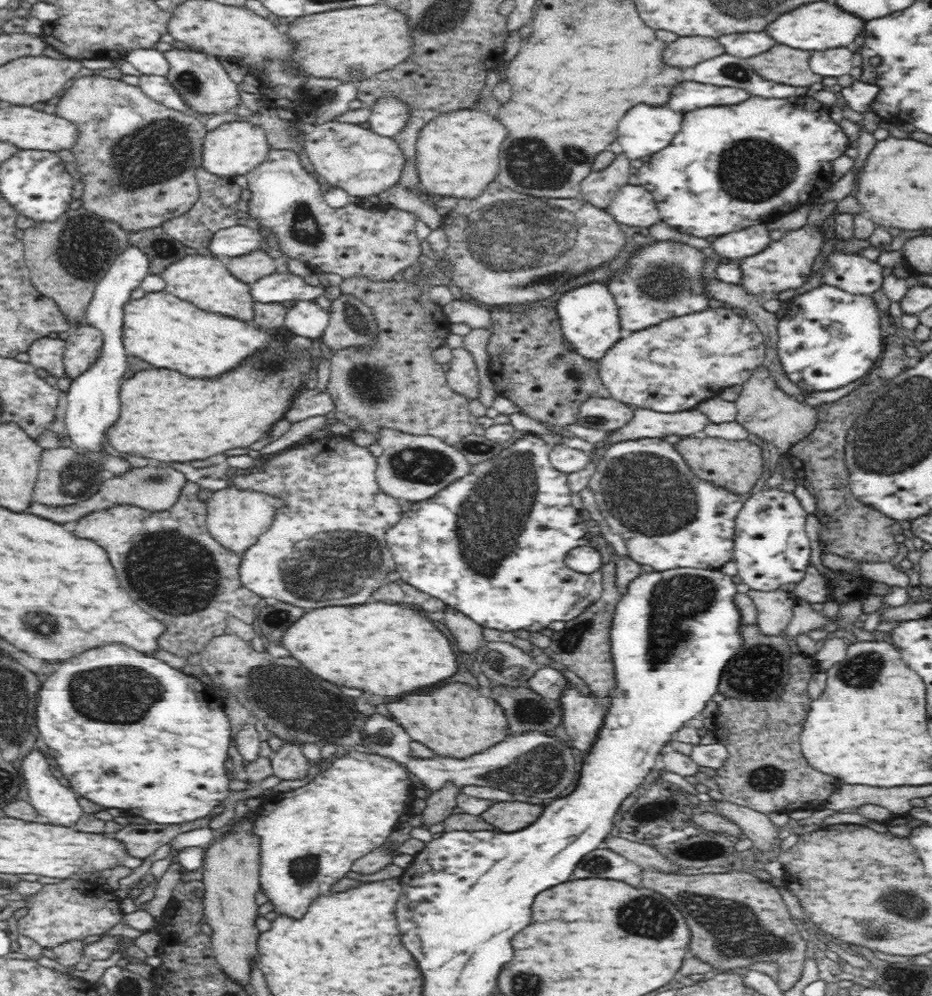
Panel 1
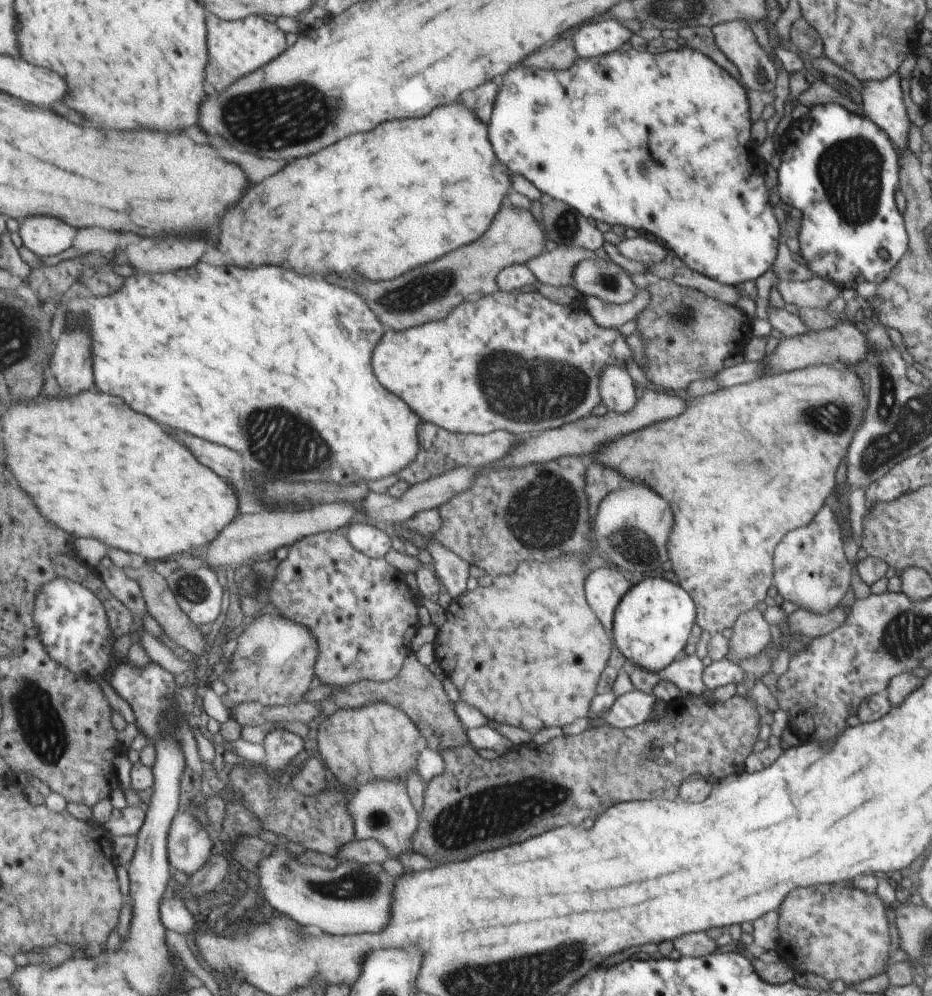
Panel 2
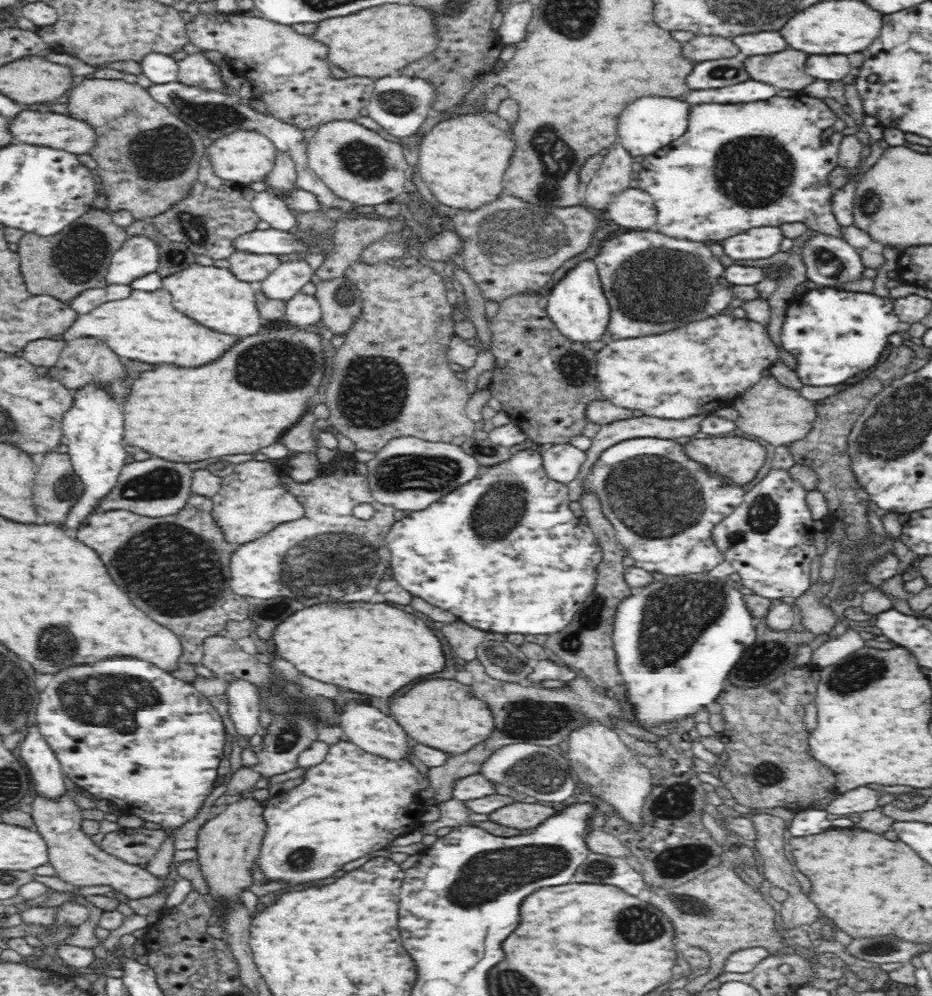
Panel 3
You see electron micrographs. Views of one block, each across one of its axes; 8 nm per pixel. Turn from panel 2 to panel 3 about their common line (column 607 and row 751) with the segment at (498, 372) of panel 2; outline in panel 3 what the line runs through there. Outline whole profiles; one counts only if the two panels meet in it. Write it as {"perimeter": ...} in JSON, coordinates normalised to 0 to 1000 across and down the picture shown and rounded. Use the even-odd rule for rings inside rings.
{"perimeter":[[[365,744],[353,749],[348,765],[329,774],[328,783],[295,799],[283,810],[286,831],[276,863],[280,884],[299,886],[313,892],[318,888],[354,882],[373,865],[380,865],[423,841],[446,833],[453,825],[451,821],[458,816],[457,809],[453,809],[446,799],[451,791],[460,789],[460,783],[455,783],[438,763],[421,765],[415,760],[388,753],[383,747]]]}

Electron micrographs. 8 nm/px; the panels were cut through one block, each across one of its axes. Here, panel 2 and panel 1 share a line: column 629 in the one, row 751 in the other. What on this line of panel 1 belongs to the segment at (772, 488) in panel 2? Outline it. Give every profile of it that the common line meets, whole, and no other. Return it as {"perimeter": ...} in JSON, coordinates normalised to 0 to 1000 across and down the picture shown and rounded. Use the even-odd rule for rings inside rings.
{"perimeter":[[[481,687],[468,691],[464,697],[442,697],[429,705],[418,705],[416,713],[442,743],[453,745],[468,760],[500,761],[546,740],[545,722],[539,709],[502,687]]]}

